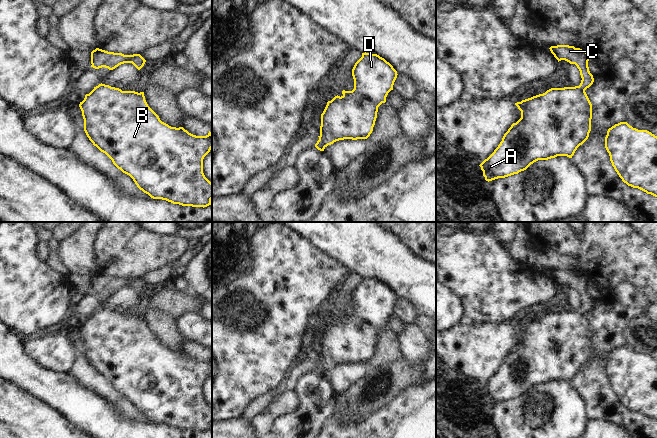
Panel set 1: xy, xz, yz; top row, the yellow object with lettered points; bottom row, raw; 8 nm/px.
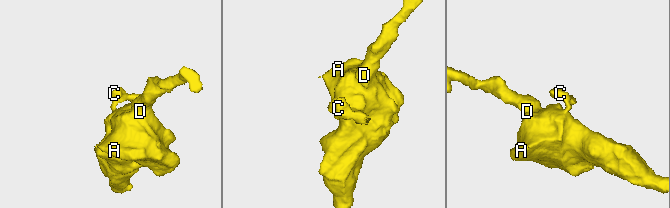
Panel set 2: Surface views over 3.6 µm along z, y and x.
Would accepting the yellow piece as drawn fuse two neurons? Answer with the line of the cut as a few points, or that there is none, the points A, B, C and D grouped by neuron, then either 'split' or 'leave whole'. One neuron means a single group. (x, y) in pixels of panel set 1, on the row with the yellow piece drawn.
cut xz (318, 140), (324, 147); groups A B D / C; split

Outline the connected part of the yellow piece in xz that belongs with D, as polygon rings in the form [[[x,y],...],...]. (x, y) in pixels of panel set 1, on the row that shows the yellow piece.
[[[362,53],[362,57],[352,69],[354,89],[342,91],[342,96],[335,96],[321,114],[319,141],[324,147],[344,139],[367,139],[373,131],[378,107],[386,102],[388,93],[393,90],[397,71],[384,58],[377,54]]]

